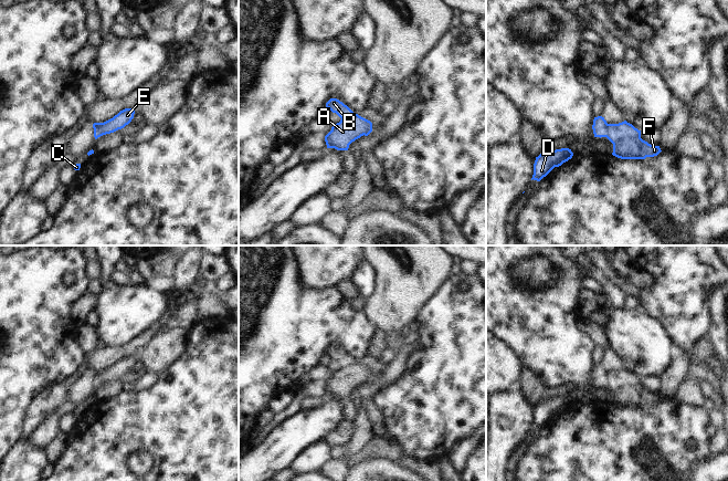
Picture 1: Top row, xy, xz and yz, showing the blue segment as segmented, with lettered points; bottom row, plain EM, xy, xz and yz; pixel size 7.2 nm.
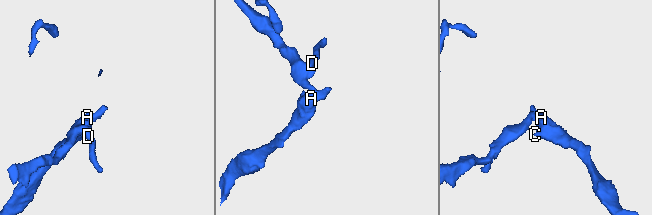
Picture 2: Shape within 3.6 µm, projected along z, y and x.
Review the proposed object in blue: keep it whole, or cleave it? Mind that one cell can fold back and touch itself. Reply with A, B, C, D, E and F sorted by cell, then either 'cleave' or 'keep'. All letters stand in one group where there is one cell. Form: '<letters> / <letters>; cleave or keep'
A C E F / B D; cleave

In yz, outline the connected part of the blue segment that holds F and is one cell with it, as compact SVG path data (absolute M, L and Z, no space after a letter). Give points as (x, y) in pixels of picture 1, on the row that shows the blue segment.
M626 121L609 124L606 138L613 144L612 155L621 159L645 159L657 156L662 150L641 138L641 130Z

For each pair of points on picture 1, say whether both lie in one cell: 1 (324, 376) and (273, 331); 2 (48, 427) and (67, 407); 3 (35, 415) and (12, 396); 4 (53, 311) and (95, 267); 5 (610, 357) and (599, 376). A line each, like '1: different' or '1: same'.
1: different
2: same
3: different
4: different
5: same

